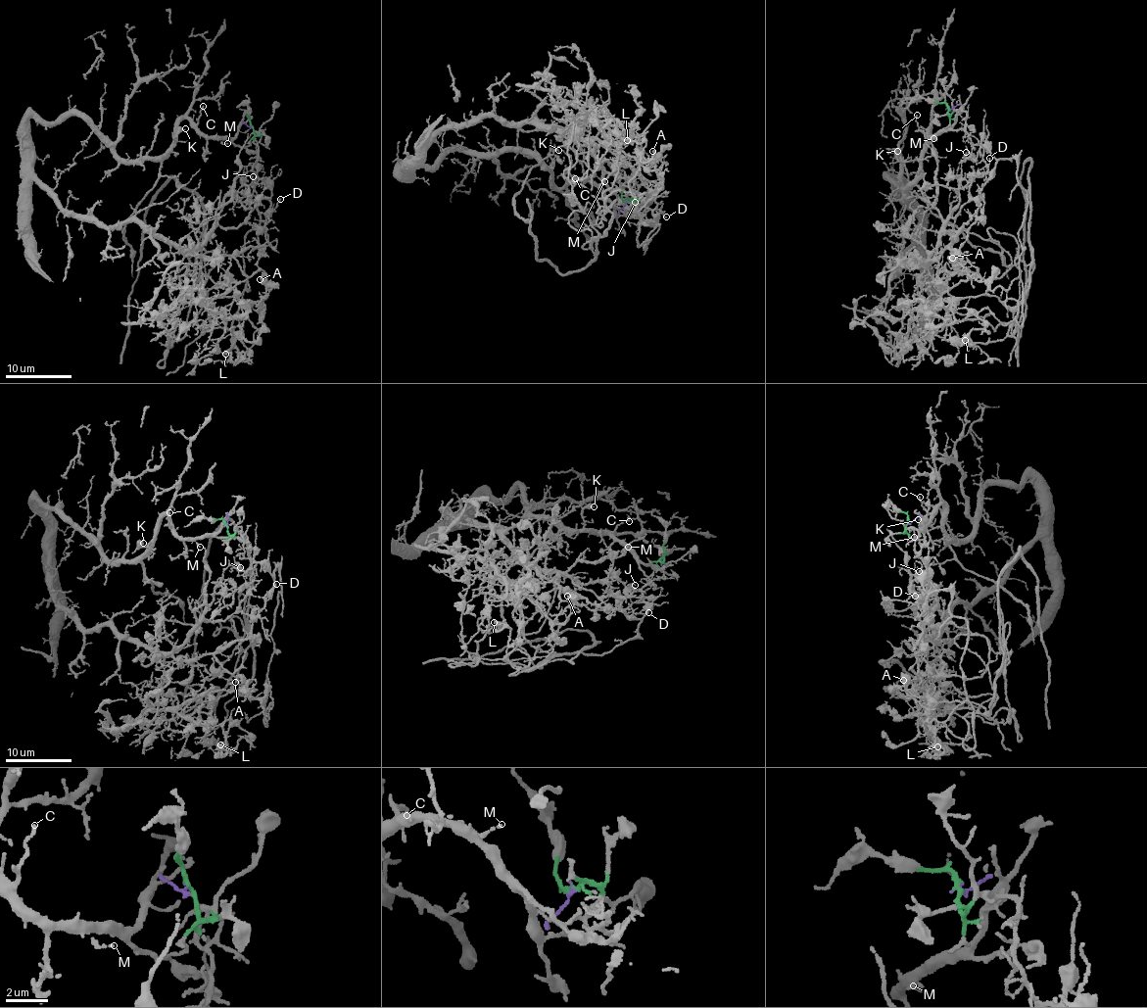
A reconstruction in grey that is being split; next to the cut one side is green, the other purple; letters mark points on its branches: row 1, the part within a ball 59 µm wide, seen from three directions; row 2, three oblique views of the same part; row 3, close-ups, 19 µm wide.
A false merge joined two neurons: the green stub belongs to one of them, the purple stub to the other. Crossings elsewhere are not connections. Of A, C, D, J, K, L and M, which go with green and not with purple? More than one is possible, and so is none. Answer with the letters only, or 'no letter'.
A, D, J, L

